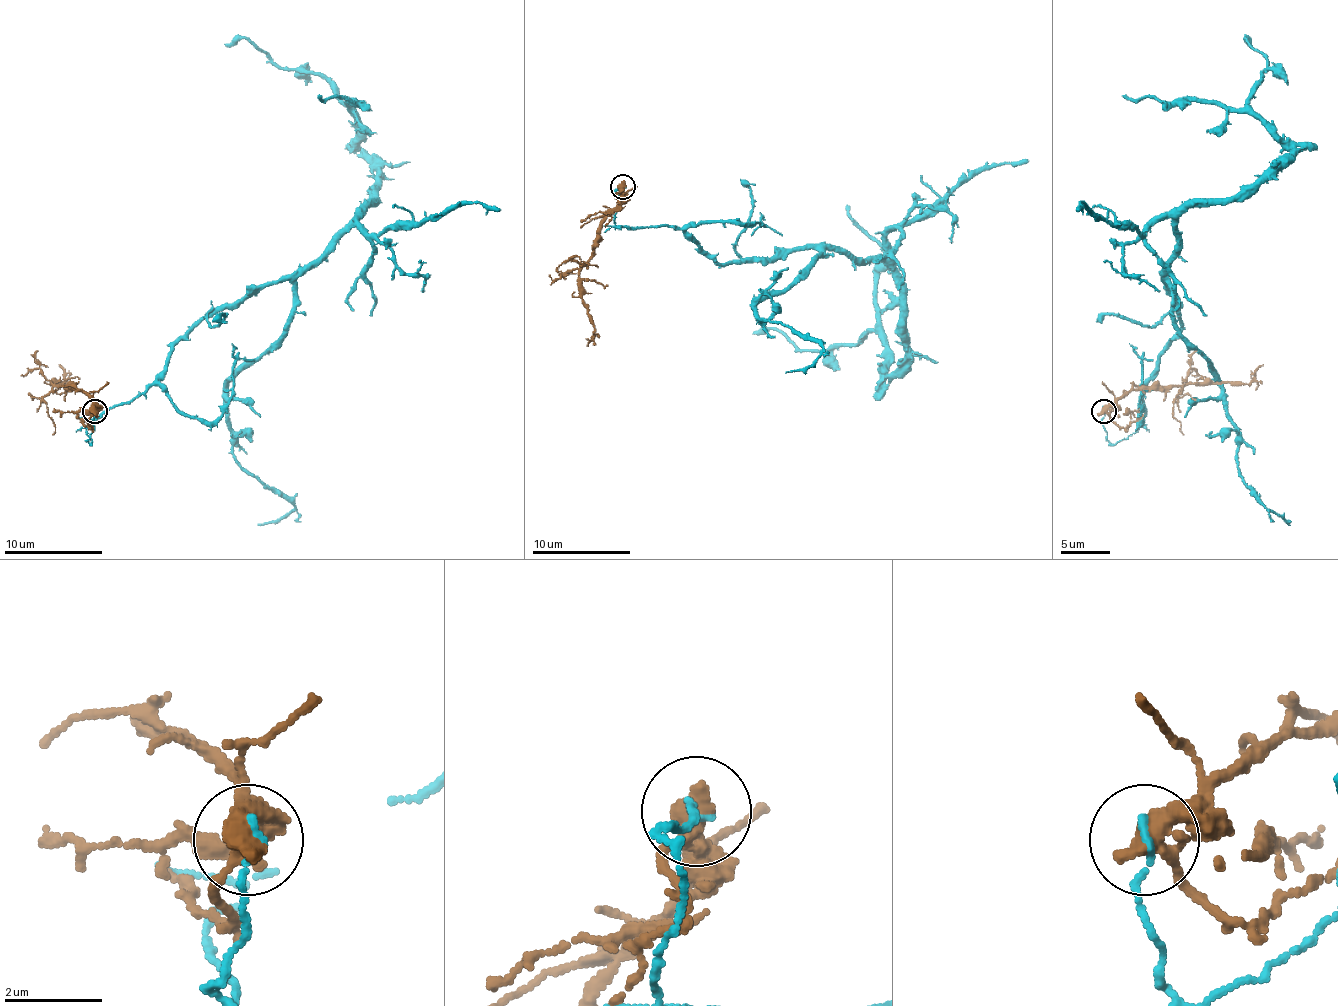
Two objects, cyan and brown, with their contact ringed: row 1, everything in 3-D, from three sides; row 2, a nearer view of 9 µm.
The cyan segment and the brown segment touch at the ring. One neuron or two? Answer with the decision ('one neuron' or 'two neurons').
two neurons

